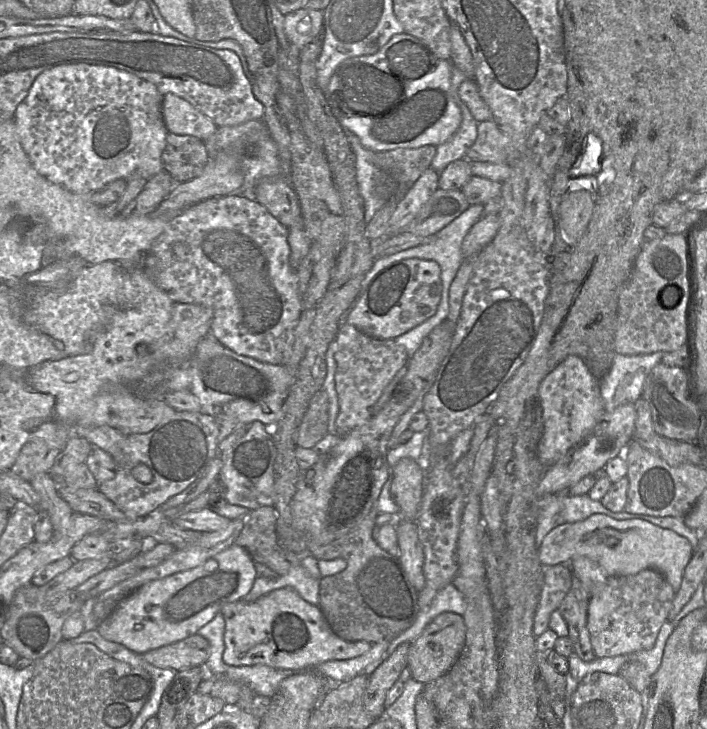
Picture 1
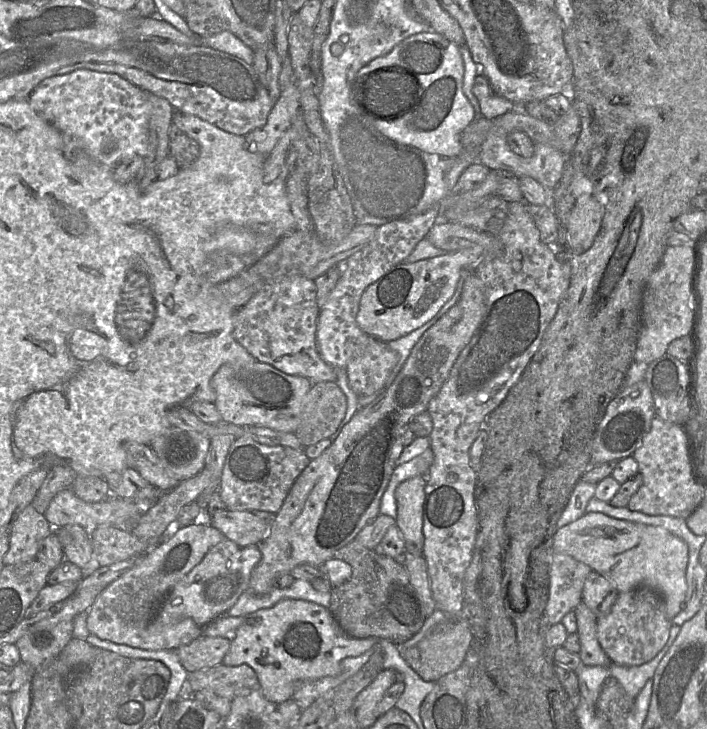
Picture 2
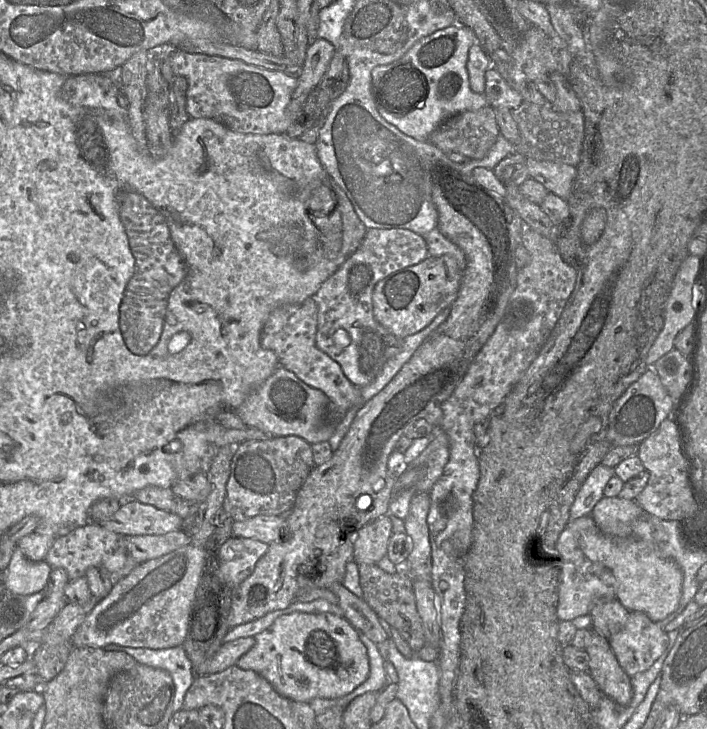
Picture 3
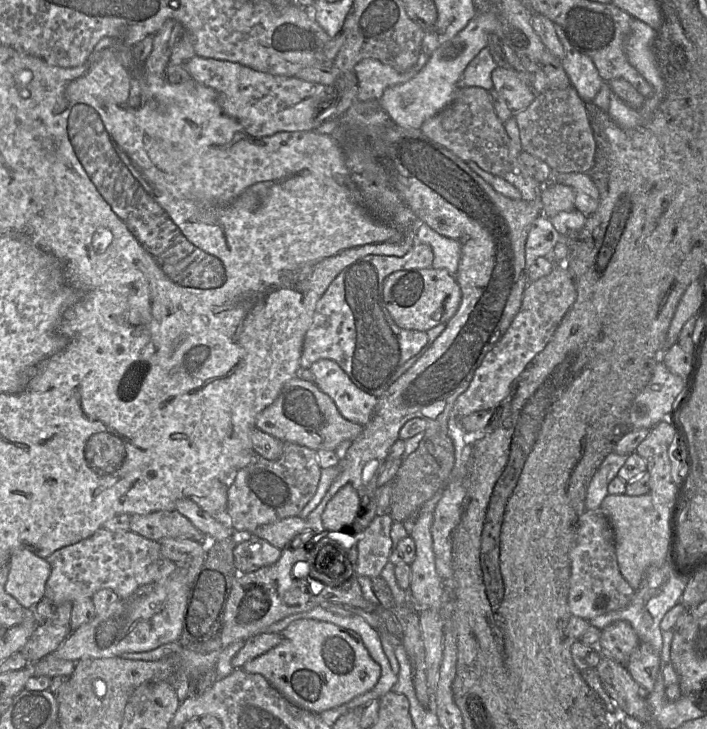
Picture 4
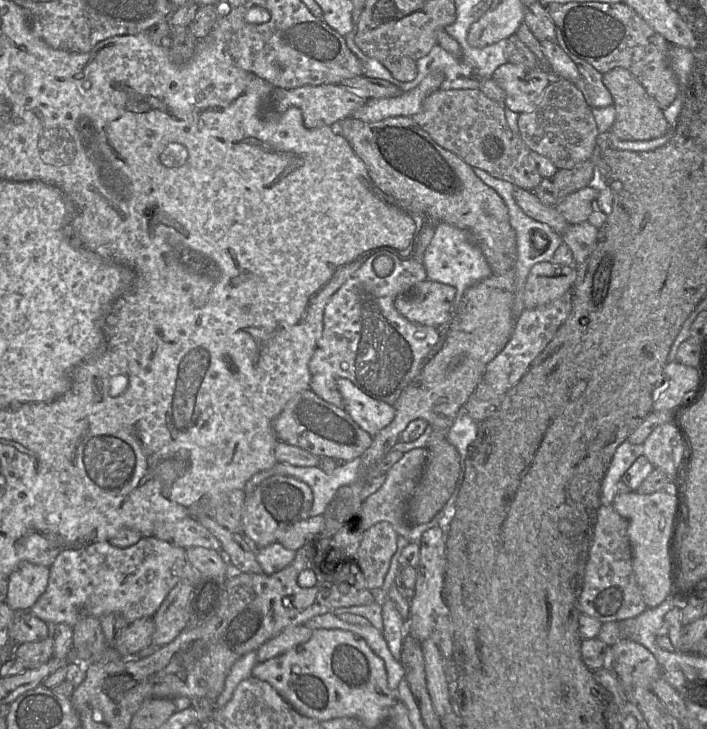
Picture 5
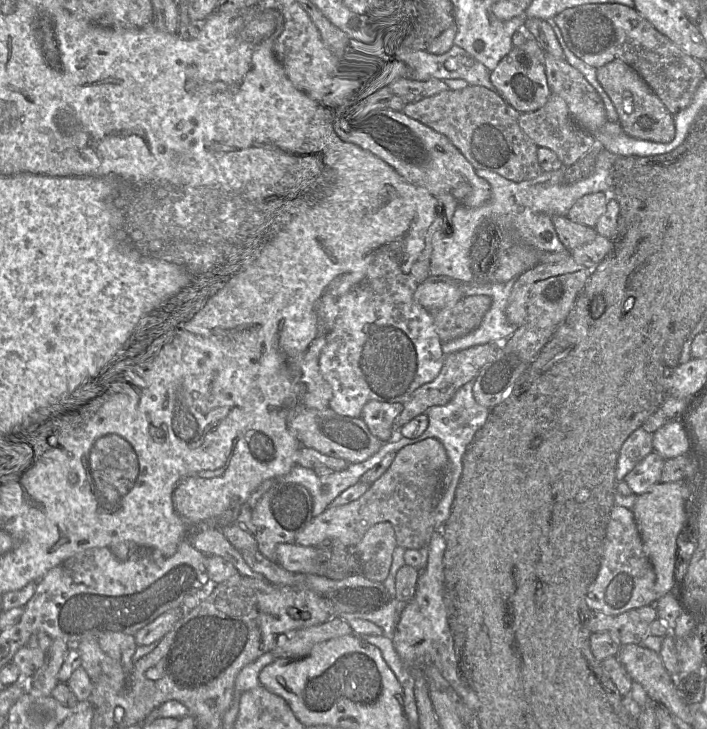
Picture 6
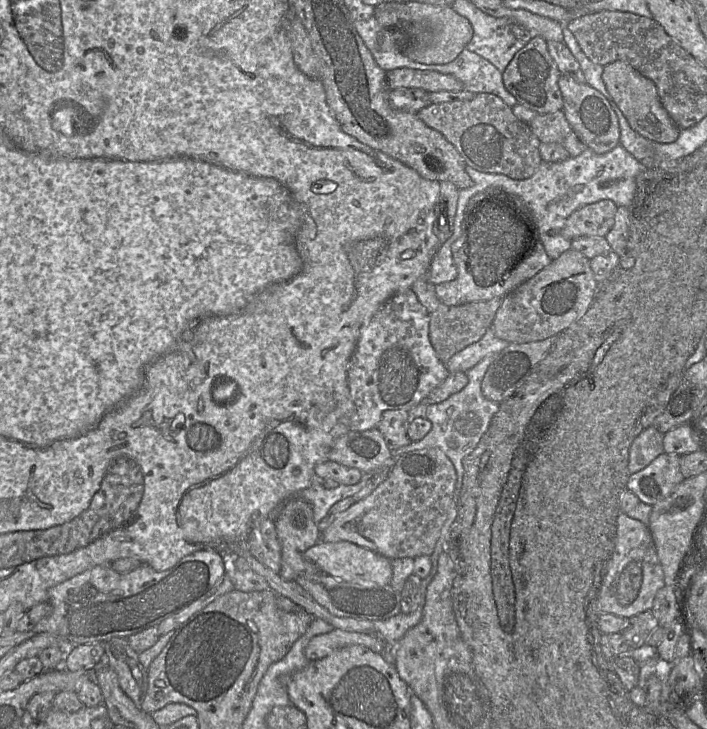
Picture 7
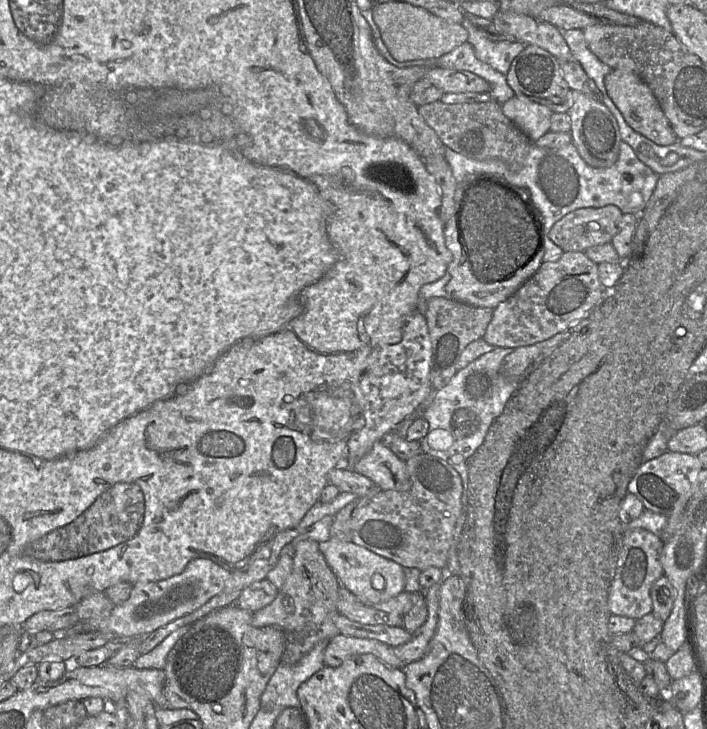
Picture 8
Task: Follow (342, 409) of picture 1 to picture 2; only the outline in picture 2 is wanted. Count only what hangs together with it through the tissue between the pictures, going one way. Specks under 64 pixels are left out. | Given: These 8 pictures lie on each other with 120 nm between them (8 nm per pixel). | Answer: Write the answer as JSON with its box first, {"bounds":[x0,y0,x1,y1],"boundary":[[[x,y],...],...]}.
{"bounds":[345,337,397,397],"boundary":[[[371,337],[367,347],[345,367],[351,389],[357,397],[375,394],[384,387],[397,361],[397,353],[386,342]]]}

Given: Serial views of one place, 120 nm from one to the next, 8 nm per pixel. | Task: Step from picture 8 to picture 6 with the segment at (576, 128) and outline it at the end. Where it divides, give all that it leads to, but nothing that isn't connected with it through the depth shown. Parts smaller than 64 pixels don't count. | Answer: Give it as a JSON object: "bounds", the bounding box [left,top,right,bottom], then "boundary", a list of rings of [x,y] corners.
{"bounds":[545,54,608,134],"boundary":[[[546,54],[545,67],[552,94],[565,100],[570,115],[580,127],[595,134],[608,121],[600,95],[565,59]]]}

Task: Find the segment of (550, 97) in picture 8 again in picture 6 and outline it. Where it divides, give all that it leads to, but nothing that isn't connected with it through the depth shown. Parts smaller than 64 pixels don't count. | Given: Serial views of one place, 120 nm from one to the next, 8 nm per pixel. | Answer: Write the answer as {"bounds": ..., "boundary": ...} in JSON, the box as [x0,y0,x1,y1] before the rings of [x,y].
{"bounds":[490,38,552,114],"boundary":[[[529,38],[521,47],[513,47],[509,54],[500,61],[497,68],[490,73],[495,92],[521,114],[541,109],[552,94],[547,81],[545,56],[546,53],[539,43]]]}

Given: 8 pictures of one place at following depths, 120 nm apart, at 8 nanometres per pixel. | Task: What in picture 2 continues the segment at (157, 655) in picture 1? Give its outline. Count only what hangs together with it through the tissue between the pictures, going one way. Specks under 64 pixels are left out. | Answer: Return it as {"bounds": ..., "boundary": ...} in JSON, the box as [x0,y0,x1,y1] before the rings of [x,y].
{"bounds":[174,634,230,674],"boundary":[[[201,634],[191,643],[180,646],[174,651],[182,666],[191,674],[222,664],[230,644],[230,639]]]}

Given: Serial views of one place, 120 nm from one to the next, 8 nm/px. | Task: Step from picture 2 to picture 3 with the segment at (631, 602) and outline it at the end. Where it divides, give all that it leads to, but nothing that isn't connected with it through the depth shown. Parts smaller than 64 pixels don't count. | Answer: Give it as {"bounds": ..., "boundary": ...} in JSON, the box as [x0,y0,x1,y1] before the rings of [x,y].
{"bounds":[608,611,669,676],"boundary":[[[630,611],[623,628],[608,641],[620,666],[633,676],[655,663],[666,650],[669,637],[647,614]]]}

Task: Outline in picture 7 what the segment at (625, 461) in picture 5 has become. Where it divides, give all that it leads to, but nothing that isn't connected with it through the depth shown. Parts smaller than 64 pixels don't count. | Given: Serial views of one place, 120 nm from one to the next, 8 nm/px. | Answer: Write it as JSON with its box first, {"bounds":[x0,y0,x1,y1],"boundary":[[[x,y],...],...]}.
{"bounds":[628,427,664,474],"boundary":[[[655,427],[644,429],[632,442],[629,449],[628,469],[631,474],[644,469],[664,452],[664,435]]]}

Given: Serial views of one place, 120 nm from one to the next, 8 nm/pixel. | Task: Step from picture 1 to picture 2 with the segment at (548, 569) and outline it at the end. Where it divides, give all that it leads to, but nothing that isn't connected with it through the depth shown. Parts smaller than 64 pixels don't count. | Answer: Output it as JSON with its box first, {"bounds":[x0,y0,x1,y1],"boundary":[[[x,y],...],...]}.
{"bounds":[546,553,592,625],"boundary":[[[554,553],[550,565],[549,599],[546,606],[546,616],[549,625],[555,625],[562,621],[563,617],[574,611],[583,602],[583,587],[592,569],[575,558],[562,554]]]}

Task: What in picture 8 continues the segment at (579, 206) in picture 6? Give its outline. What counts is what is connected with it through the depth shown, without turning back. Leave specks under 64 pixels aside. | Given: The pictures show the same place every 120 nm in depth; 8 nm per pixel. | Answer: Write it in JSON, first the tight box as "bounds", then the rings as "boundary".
{"bounds":[549,205,622,252],"boundary":[[[614,205],[580,208],[557,221],[549,237],[563,252],[584,252],[591,246],[611,243],[620,229],[622,216]]]}

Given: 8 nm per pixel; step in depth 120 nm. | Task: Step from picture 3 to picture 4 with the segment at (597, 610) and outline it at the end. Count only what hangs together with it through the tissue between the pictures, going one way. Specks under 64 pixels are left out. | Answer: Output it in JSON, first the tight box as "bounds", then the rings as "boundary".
{"bounds":[598,620,640,666],"boundary":[[[624,620],[611,623],[602,630],[598,648],[603,655],[626,666],[640,640],[631,624]]]}

